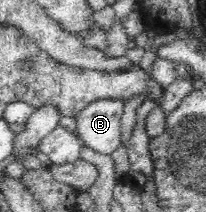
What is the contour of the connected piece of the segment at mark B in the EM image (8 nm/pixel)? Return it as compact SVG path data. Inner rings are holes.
M99 99L76 114L78 136L85 146L101 154L113 154L121 146L123 108L125 101L121 99Z

